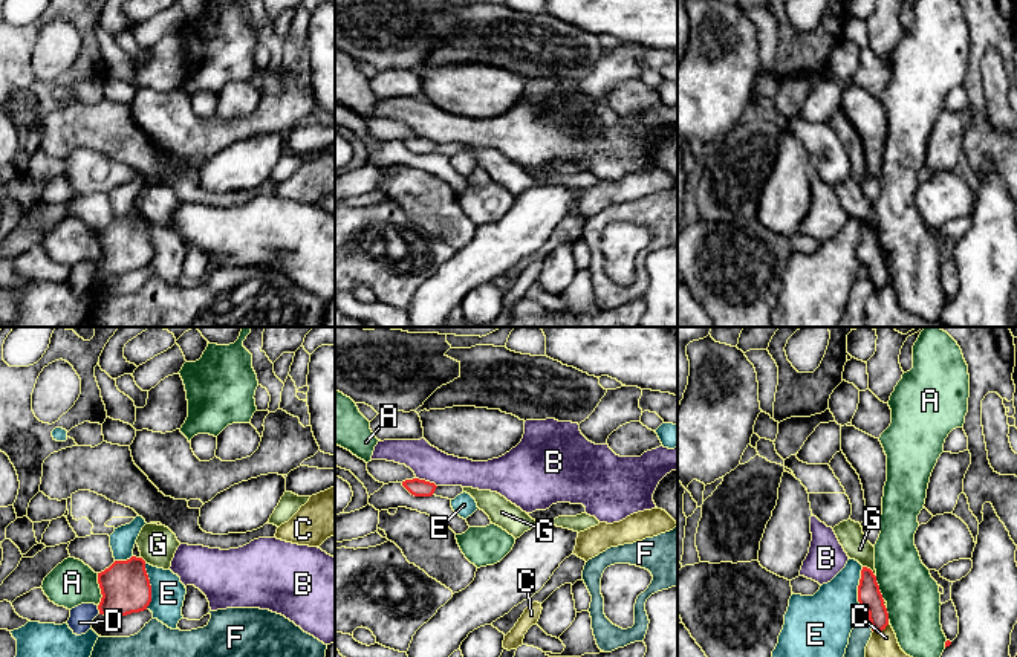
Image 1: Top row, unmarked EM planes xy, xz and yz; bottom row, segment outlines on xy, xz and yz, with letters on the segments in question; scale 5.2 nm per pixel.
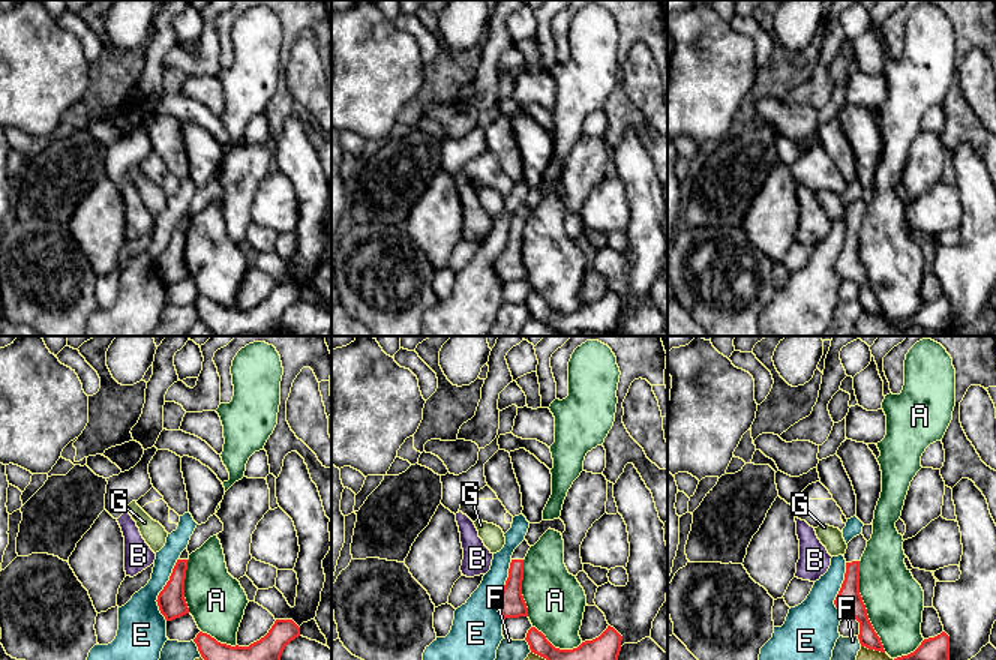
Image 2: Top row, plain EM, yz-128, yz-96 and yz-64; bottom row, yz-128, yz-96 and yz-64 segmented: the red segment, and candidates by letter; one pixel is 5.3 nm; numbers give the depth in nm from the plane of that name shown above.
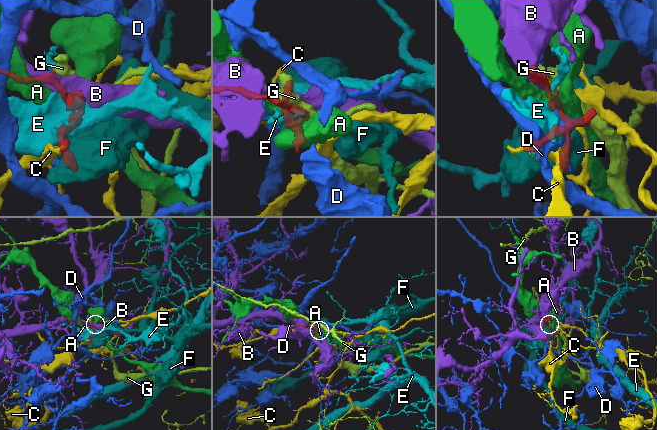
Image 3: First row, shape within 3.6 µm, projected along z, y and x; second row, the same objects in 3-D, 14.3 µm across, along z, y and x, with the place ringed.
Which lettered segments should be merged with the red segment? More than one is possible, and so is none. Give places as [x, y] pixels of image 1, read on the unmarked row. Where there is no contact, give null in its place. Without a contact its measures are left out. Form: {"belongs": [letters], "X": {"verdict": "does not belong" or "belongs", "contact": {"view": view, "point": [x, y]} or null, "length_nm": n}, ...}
{"belongs": [], "A": {"verdict": "does not belong", "contact": {"view": "xy", "point": [101, 248]}, "length_nm": 180}, "B": {"verdict": "does not belong", "contact": {"view": "xz", "point": [427, 139]}, "length_nm": 120}, "C": {"verdict": "does not belong", "contact": {"view": "yz", "point": [881, 288]}, "length_nm": 110}, "D": {"verdict": "does not belong", "contact": {"view": "xy", "point": [98, 266]}, "length_nm": 50}, "E": {"verdict": "does not belong", "contact": {"view": "xy", "point": [150, 243]}, "length_nm": 240}, "F": {"verdict": "does not belong", "contact": {"view": "yz", "point": [870, 281]}, "length_nm": 80}, "G": {"verdict": "does not belong", "contact": {"view": "yz", "point": [869, 226]}, "length_nm": 80}}

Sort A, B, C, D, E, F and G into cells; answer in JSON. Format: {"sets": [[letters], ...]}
{"sets": [["A"], ["B"], ["C"], ["D"], ["E"], ["F"], ["G"]]}

